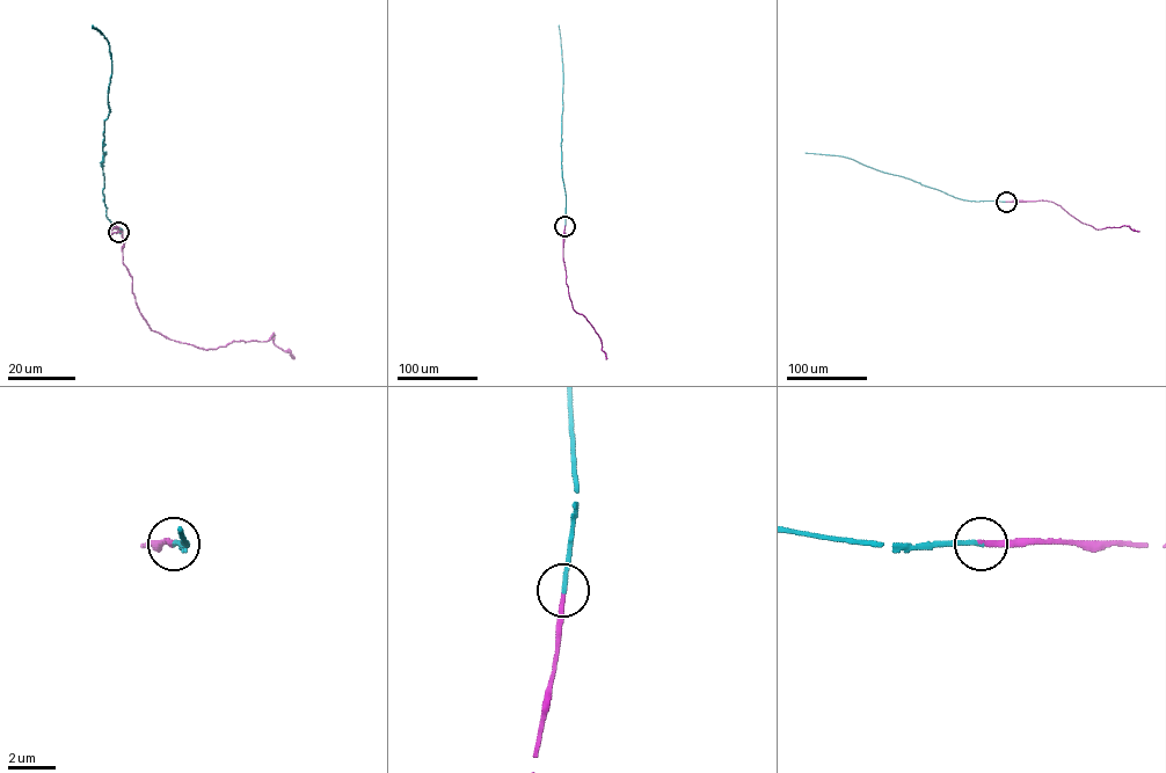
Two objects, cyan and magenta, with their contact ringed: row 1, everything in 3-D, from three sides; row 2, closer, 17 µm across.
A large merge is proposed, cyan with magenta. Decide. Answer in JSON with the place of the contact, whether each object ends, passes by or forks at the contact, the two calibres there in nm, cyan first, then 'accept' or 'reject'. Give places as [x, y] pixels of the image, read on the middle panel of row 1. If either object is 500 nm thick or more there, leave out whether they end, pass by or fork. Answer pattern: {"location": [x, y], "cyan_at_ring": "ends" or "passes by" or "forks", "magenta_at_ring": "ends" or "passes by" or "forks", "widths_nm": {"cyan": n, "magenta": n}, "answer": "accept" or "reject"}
{"location": [565, 226], "cyan_at_ring": "ends", "magenta_at_ring": "ends", "widths_nm": {"cyan": 200, "magenta": 220}, "answer": "accept"}

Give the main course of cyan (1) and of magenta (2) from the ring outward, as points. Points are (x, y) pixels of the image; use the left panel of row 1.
1: (118, 232), (122, 230), (107, 217), (101, 162), (111, 56), (106, 38), (92, 24)
2: (118, 232), (110, 230), (122, 233), (122, 262), (151, 329), (206, 349), (274, 333), (293, 358)

